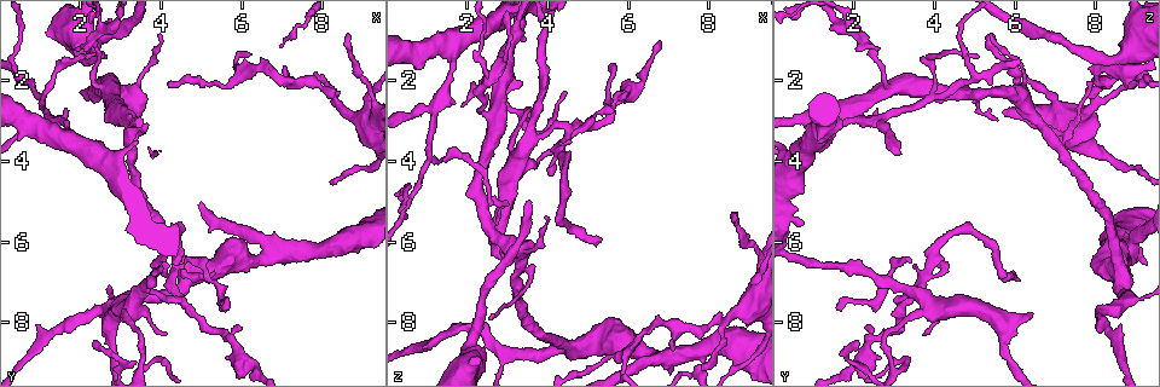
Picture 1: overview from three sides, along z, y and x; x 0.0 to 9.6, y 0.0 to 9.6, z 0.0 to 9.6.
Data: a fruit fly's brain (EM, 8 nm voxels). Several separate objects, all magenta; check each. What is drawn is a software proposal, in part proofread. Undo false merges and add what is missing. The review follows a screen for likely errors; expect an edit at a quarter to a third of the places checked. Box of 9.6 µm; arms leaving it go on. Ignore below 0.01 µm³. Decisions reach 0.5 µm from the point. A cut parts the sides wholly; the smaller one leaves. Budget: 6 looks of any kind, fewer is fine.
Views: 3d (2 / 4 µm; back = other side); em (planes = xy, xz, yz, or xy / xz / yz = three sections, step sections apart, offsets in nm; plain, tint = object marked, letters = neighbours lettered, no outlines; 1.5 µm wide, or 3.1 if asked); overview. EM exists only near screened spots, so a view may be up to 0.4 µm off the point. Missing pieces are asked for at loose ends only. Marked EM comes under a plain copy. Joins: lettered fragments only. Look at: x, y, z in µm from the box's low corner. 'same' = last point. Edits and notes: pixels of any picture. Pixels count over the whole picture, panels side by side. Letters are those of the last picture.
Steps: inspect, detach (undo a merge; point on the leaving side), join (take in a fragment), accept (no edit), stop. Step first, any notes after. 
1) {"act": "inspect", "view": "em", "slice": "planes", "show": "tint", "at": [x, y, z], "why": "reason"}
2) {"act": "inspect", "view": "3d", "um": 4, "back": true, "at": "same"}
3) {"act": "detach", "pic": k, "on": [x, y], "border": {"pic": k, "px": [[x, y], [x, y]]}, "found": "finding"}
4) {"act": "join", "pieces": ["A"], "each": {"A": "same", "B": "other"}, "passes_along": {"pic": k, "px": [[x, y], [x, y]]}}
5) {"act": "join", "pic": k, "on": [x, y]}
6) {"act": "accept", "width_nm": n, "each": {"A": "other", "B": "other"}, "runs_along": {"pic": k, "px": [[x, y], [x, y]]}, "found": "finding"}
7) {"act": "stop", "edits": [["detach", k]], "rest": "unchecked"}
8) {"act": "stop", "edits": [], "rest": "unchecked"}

{"act": "inspect", "view": "3d", "um": 2, "at": [2.35, 8.50, 2.15], "why": "end of a long branch"}

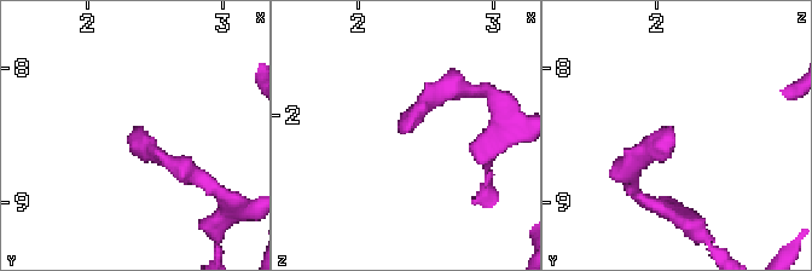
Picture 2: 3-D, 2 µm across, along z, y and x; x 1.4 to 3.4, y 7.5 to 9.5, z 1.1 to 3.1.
{"act": "inspect", "view": "em", "slice": "planes", "show": "tint", "at": [2.32, 8.46, 2.12], "why": "now the EM"}

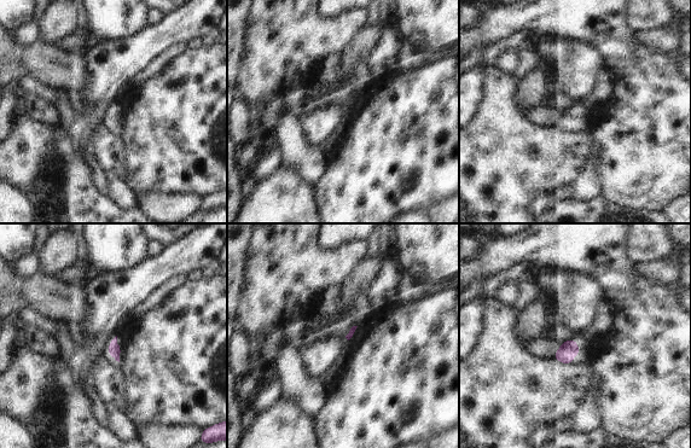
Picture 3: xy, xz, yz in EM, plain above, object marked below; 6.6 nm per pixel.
{"act": "inspect", "view": "em", "slice": "planes", "show": "letters", "at": "same"}

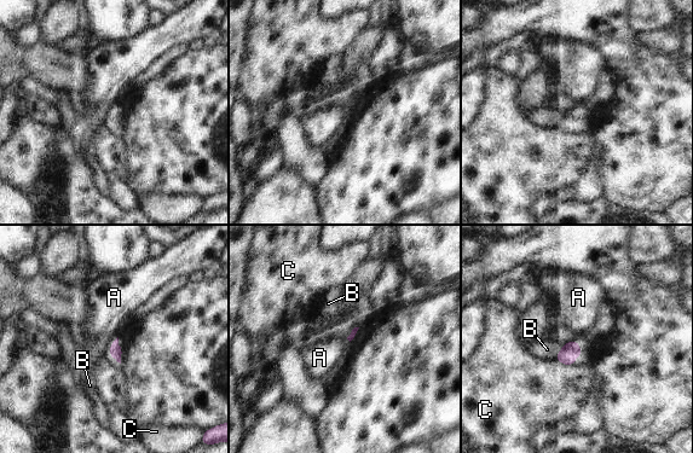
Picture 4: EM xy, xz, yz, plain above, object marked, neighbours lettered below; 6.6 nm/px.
{"act": "accept", "each": {"A": "other", "B": "other", "C": "other"}, "border": {"pic": 4, "px": [[117, 336], [108, 352]]}, "found": "no lettered fragment goes on from it"}

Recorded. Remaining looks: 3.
{"act": "inspect", "view": "3d", "um": 4, "at": [1.15, 2.95, 2.70], "why": "three-way junction"}

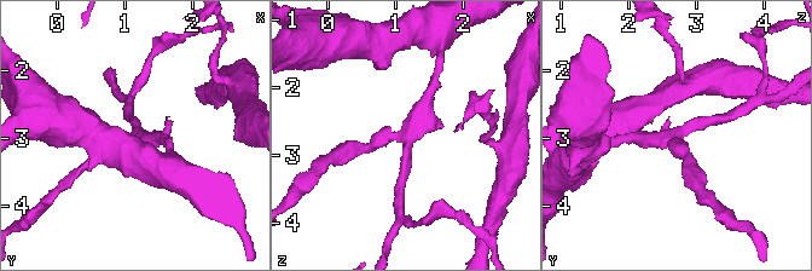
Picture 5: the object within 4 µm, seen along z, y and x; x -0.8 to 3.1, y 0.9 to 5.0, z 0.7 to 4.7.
{"act": "inspect", "view": "em", "slice": "planes", "show": "letters", "at": [1.20, 2.95, 2.75], "arms": 3}

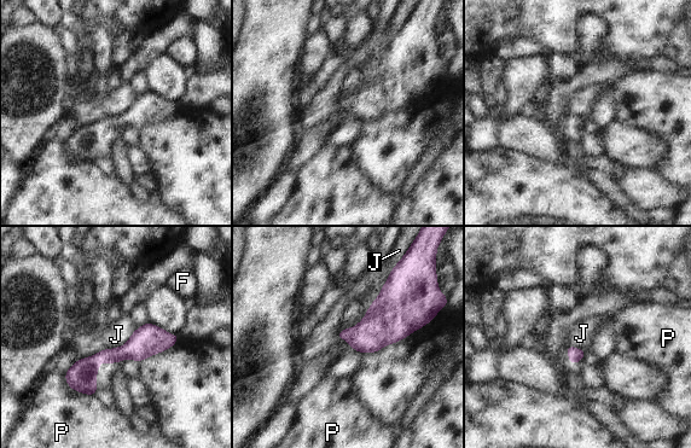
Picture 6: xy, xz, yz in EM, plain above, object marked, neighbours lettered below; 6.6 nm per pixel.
{"act": "accept", "width_nm": 200, "each": {"F": "other", "J": "other", "P": "other"}, "border": {"pic": 6, "px": [[400, 260], [363, 318]]}, "found": "one cell here"}

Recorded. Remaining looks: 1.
{"act": "stop", "edits": [], "rest": "unchecked"}

